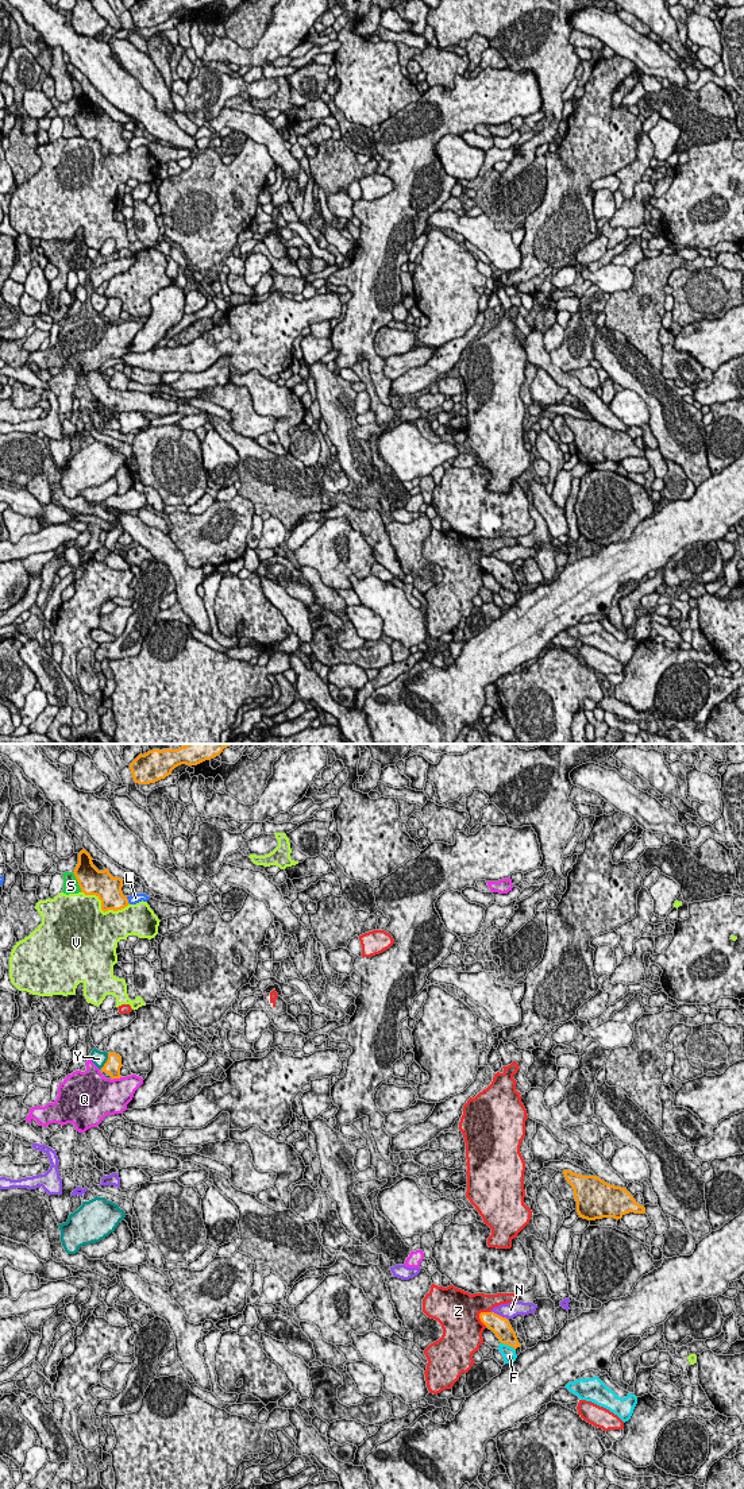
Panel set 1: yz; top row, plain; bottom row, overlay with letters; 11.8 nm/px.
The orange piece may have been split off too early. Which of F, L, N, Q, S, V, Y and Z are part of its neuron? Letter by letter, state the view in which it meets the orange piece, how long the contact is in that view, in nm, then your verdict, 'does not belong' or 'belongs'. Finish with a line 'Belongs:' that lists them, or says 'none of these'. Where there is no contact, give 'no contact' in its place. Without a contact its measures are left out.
F: contact in yz; length 200 nm; does not belong
L: contact in yz; length 110 nm; does not belong
N: contact in yz; length 240 nm; does not belong
Q: contact in yz; length 100 nm; does not belong
S: contact in yz; length 260 nm; does not belong
V: contact in yz; length 600 nm; does not belong
Y: contact in yz; length 220 nm; does not belong
Z: contact in yz; length 200 nm; does not belong
Belongs: none of these

